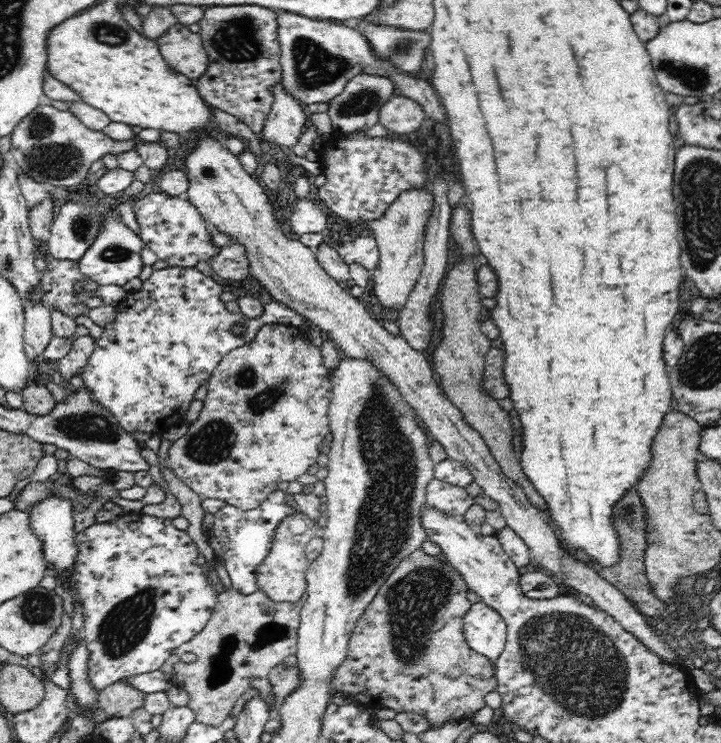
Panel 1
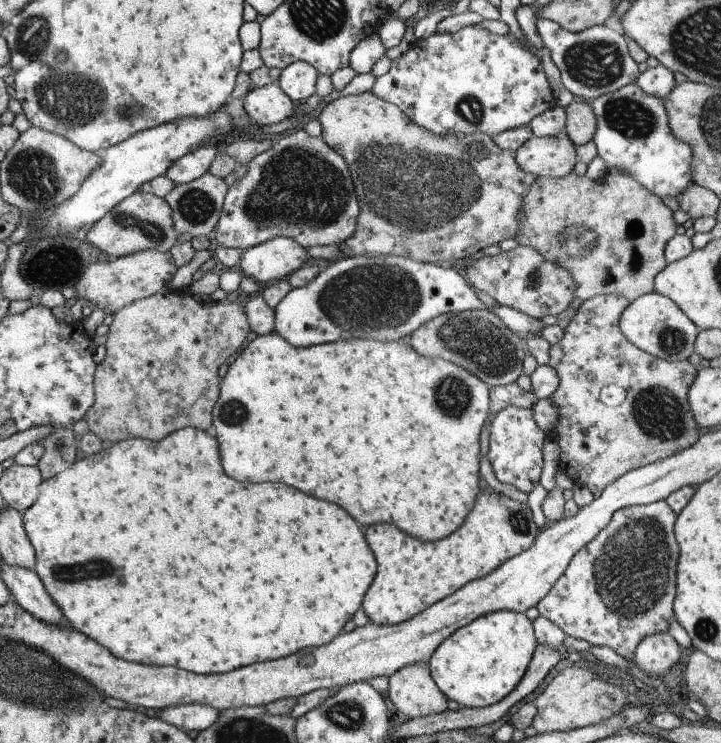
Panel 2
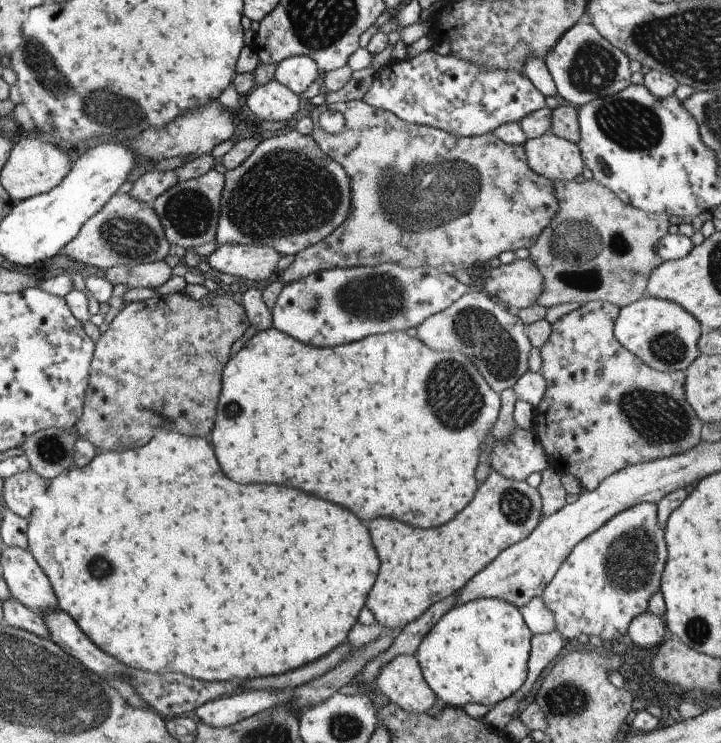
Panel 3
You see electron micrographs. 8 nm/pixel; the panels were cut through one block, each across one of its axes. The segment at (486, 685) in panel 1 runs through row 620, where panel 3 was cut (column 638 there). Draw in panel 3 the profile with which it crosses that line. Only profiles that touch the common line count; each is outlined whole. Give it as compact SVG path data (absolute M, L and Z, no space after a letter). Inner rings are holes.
M589 301L583 303L576 310L564 315L560 320L550 324L550 333L547 340L538 348L540 350L541 368L540 375L545 379L546 389L540 403L533 411L533 433L541 443L542 449L548 460L549 466L560 475L571 474L579 480L580 488L585 491L592 491L599 486L599 483L610 474L645 461L652 461L671 455L676 455L690 448L693 448L700 441L700 428L702 422L697 418L687 404L684 394L684 371L659 372L647 366L640 358L631 354L623 348L612 333L614 320L617 318L619 307L610 302Z

